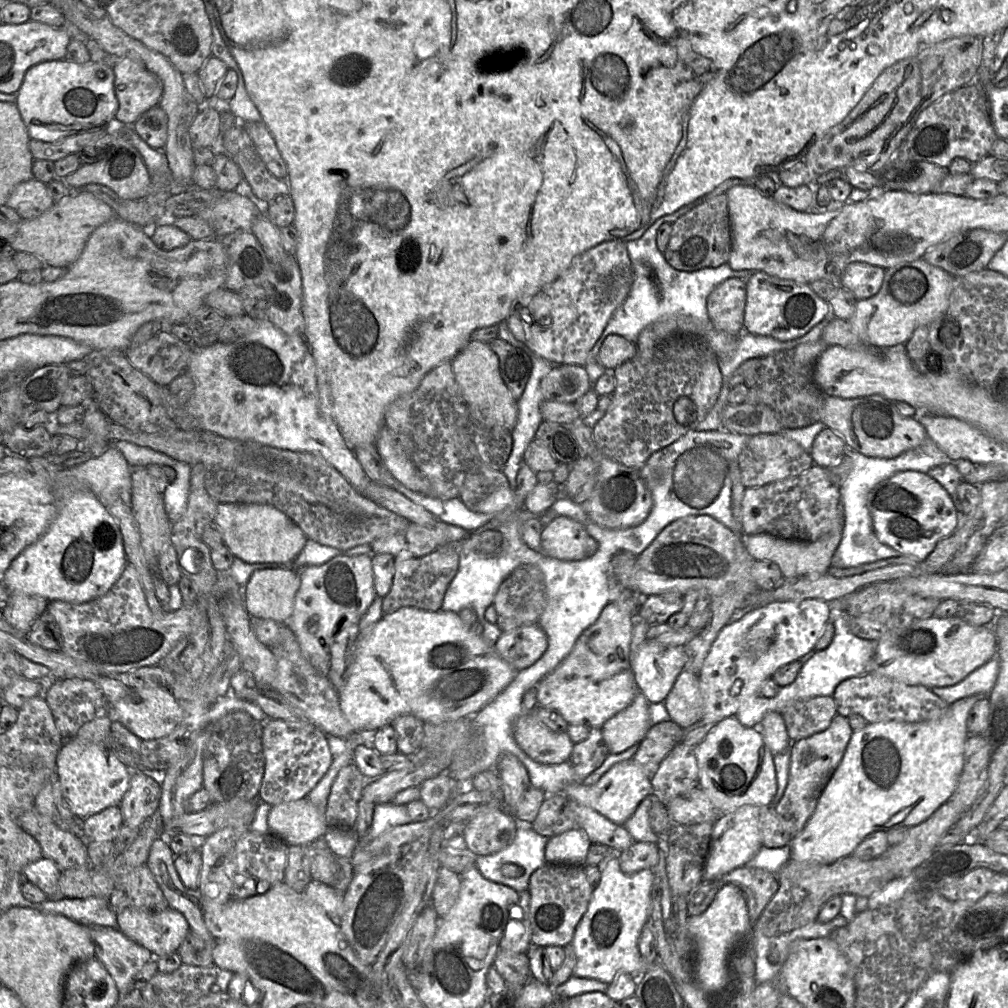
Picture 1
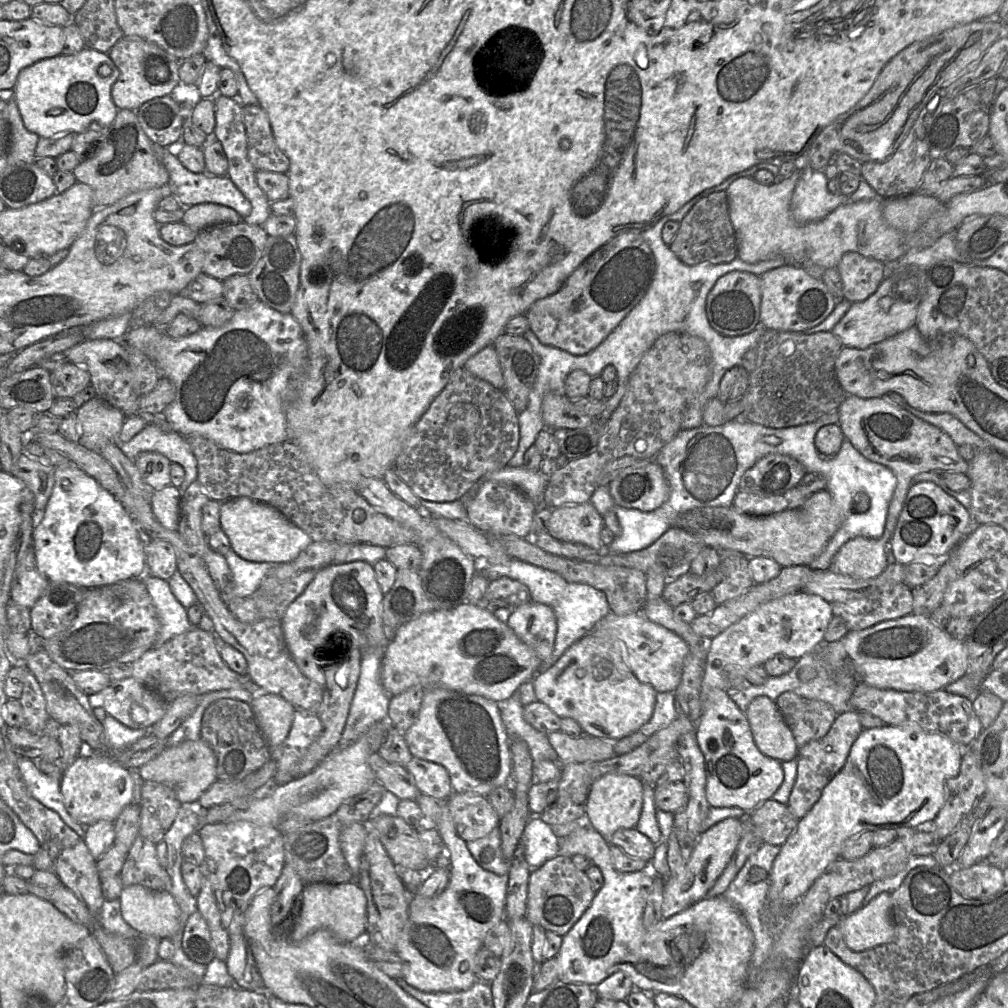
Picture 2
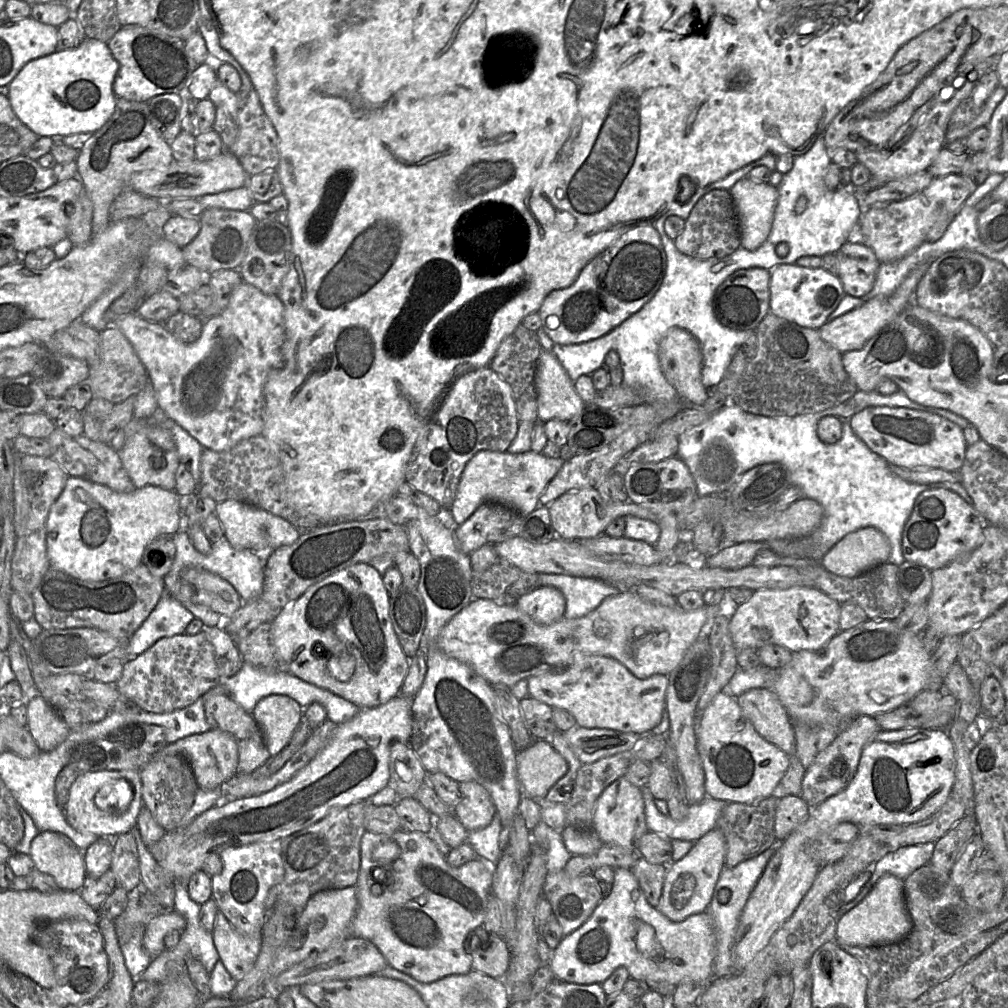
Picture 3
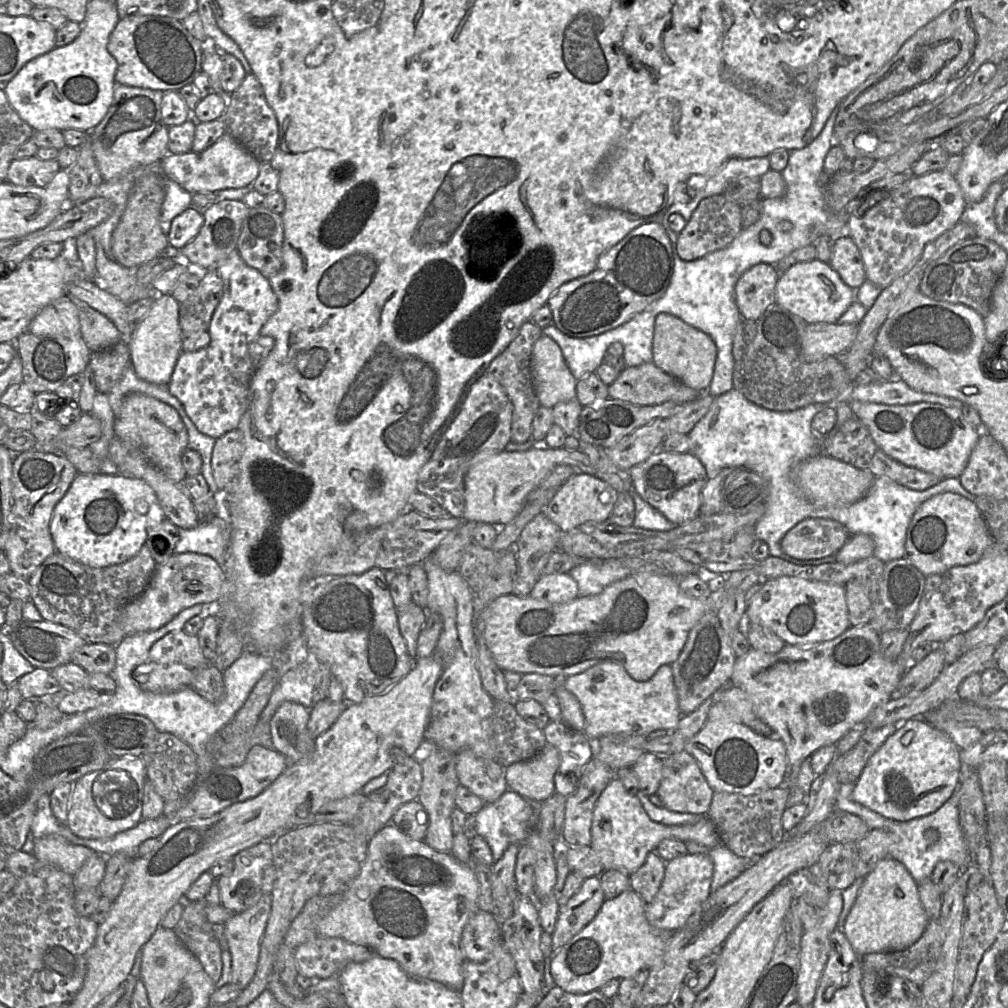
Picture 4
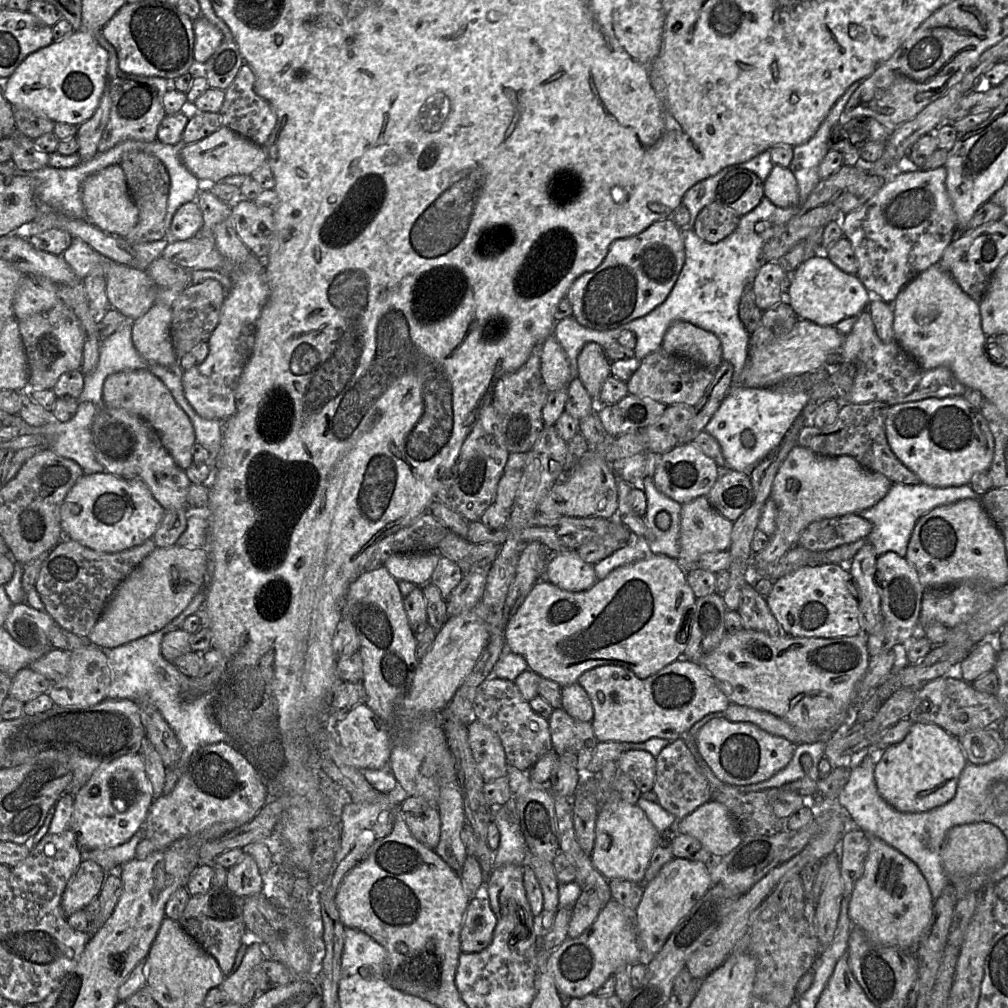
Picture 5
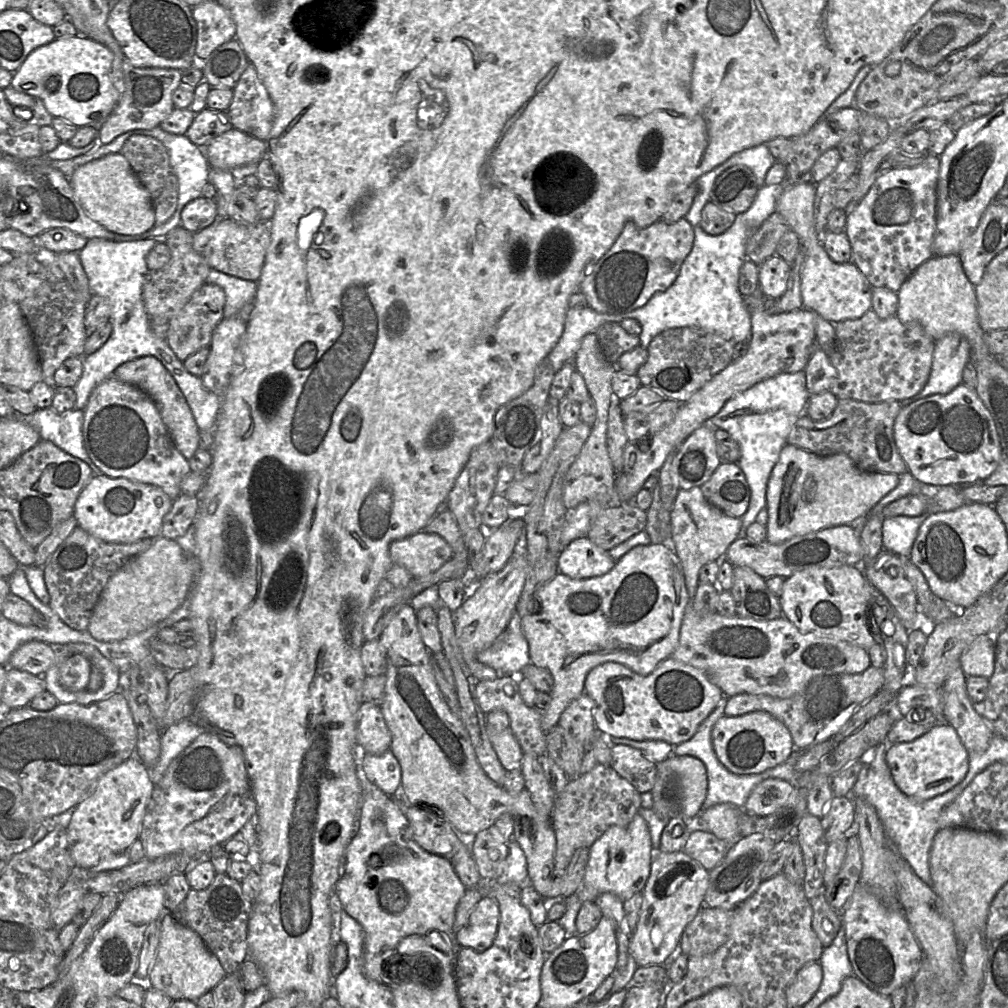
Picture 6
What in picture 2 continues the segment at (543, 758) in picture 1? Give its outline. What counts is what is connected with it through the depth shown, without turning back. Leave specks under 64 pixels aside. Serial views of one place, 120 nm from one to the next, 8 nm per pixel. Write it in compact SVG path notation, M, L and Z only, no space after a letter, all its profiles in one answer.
M562 731L550 732L547 738L562 764L600 762L617 756L615 745L618 739L599 738L585 733L570 736Z

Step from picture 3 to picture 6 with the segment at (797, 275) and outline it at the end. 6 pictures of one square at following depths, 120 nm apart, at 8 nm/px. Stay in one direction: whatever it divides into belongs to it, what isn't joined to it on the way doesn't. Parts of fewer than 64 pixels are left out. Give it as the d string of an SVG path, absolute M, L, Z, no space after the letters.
M810 180L784 183L784 190L776 204L776 212L782 215L799 239L804 251L805 262L801 276L801 297L803 308L818 313L828 322L861 318L872 309L872 286L853 262L839 264L830 259L822 245L822 236L818 234L814 222L814 200L816 185Z

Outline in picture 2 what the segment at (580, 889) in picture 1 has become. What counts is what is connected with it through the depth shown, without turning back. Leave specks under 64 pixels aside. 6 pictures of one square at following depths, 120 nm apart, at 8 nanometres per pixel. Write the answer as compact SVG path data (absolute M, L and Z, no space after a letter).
M558 855L546 861L538 869L531 871L528 884L526 917L533 926L541 926L544 930L555 932L563 937L588 909L595 894L596 891L592 888L591 881L585 871L578 869L570 857Z

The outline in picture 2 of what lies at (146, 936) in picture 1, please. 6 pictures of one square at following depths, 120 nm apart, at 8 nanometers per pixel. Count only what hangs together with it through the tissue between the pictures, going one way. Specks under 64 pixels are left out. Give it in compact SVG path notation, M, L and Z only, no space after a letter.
M139 884L126 886L118 899L124 920L138 934L151 935L159 940L171 938L178 932L182 922L181 910L168 891L155 891Z

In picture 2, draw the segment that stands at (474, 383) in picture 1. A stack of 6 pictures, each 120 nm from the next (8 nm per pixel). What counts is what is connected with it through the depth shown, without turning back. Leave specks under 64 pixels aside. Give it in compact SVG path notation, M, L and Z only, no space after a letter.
M493 345L486 346L469 358L463 368L495 388L504 390L504 380Z

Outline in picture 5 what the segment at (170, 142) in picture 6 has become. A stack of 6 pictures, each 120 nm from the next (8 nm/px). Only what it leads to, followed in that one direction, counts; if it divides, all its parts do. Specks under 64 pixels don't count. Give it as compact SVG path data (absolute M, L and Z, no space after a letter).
M158 139L145 142L136 140L136 150L143 152L154 152L165 165L170 177L170 191L168 197L167 212L164 220L164 228L178 208L187 202L196 201L201 190L204 190L203 183L192 174L180 159L180 152L184 143L165 144Z

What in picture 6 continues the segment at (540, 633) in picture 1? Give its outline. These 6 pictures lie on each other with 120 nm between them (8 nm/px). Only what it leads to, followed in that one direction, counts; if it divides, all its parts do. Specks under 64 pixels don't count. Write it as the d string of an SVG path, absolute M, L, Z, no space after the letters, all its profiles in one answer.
M589 538L572 541L559 553L558 572L572 579L589 579L602 576L612 570L616 561L609 551L595 545Z

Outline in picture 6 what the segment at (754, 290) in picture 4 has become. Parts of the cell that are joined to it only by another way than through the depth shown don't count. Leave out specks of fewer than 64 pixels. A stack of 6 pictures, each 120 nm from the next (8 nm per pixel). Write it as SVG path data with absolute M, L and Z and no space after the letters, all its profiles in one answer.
M775 254L759 265L759 287L765 296L779 299L788 288L790 274L791 265Z

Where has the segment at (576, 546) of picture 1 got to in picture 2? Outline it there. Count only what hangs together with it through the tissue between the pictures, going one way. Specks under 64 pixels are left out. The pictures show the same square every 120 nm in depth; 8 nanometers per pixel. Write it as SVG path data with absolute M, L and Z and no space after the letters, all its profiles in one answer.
M590 501L551 509L547 532L553 538L602 549L600 533L604 519Z

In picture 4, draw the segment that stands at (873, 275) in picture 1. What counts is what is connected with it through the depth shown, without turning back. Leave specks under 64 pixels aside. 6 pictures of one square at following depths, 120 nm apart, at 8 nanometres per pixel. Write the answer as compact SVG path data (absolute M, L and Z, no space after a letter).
M849 235L833 241L829 264L852 289L858 289L867 280L860 250Z

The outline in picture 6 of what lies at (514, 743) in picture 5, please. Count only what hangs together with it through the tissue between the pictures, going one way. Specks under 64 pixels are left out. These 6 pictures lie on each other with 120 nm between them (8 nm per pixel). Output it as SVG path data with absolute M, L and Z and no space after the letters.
M500 676L494 680L479 680L475 692L484 714L494 710L504 711L509 717L509 728L518 741L523 753L534 753L539 758L547 754L546 732L541 728L542 715L535 707L528 706L519 694L516 676Z

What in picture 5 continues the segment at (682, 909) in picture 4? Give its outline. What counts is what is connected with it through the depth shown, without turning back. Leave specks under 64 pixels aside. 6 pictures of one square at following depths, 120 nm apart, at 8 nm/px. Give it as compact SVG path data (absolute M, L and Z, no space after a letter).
M673 857L650 882L643 885L643 895L635 912L635 927L643 961L655 956L666 943L680 920L705 895L713 884L710 865Z

